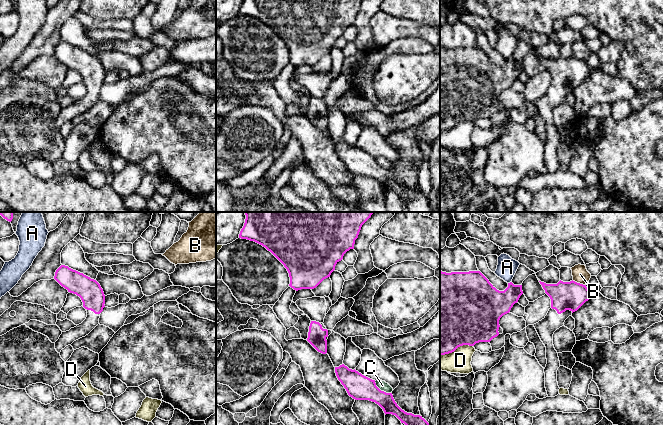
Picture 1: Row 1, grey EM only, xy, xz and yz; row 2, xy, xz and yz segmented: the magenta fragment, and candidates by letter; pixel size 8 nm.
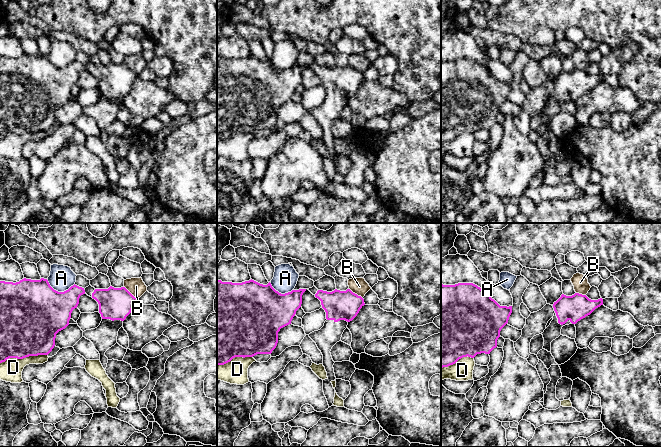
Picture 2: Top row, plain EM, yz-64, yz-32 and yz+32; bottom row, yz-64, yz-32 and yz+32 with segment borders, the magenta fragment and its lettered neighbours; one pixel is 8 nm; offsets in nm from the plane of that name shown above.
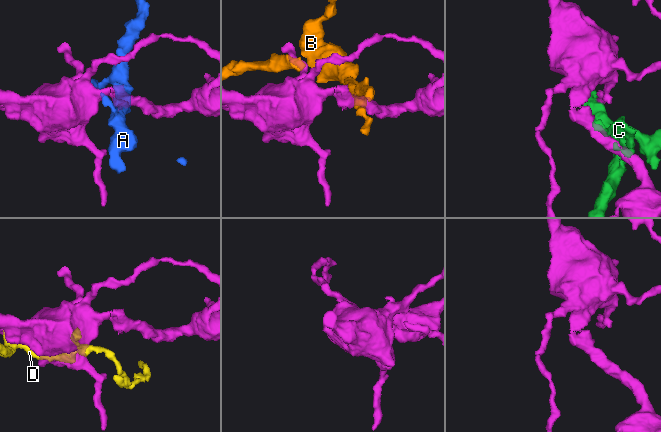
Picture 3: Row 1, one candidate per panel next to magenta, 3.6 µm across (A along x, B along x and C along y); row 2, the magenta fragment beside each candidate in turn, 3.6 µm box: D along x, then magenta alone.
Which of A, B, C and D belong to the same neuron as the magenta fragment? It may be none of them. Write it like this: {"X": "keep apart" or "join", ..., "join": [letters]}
{"A": "keep apart", "B": "keep apart", "C": "keep apart", "D": "keep apart", "join": []}

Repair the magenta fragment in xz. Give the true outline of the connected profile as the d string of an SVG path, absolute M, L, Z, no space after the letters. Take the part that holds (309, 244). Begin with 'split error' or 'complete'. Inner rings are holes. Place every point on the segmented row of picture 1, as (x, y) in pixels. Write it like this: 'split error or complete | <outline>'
complete | M245 212L246 219L239 238L254 241L270 251L287 269L289 286L298 291L314 289L330 277L344 254L354 249L362 225L374 212Z

